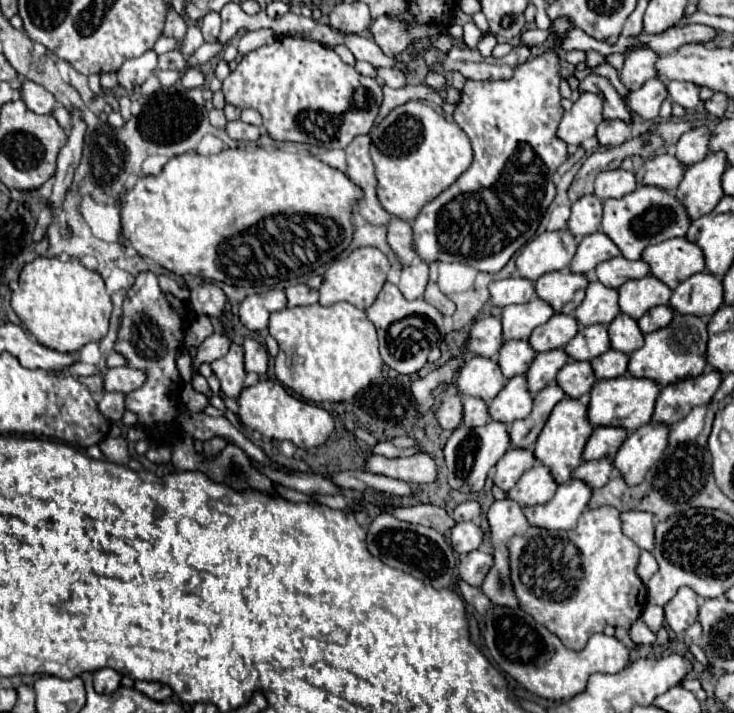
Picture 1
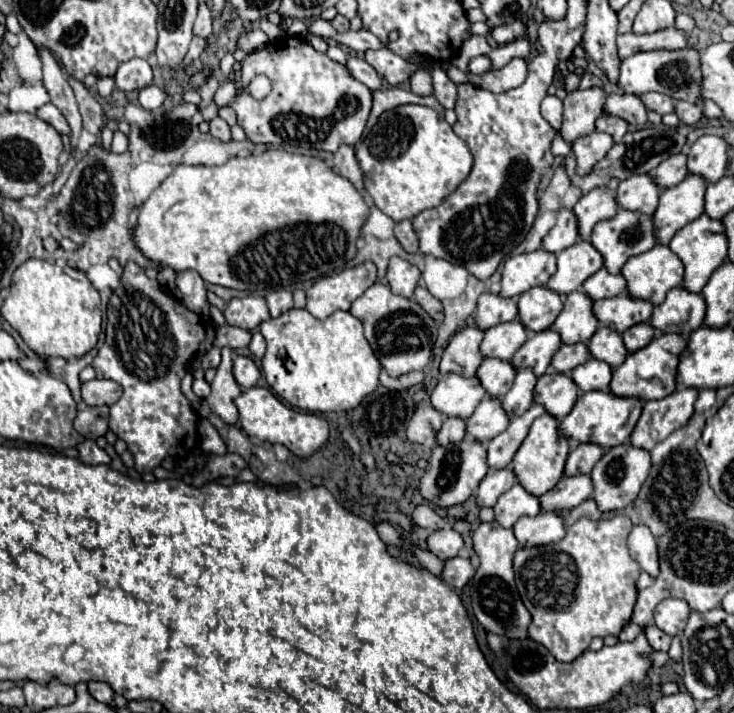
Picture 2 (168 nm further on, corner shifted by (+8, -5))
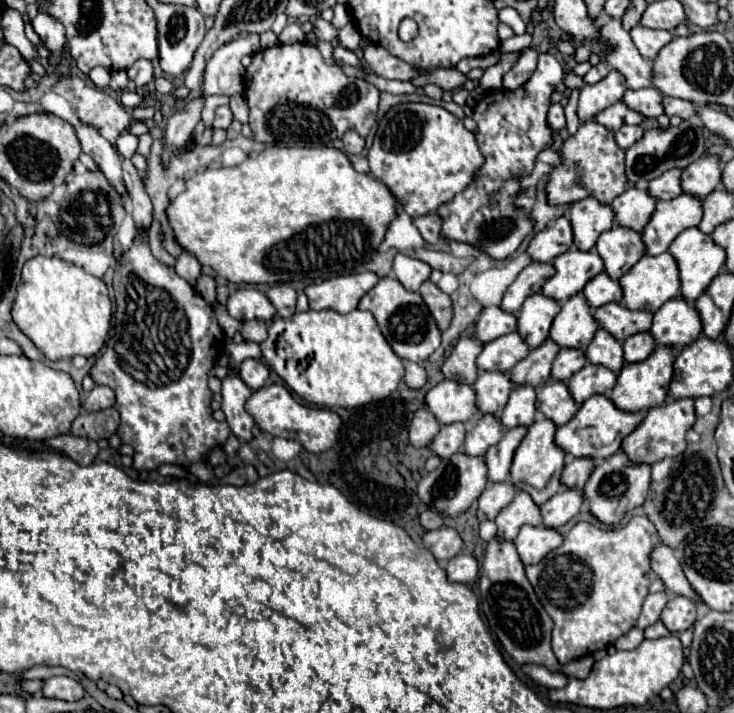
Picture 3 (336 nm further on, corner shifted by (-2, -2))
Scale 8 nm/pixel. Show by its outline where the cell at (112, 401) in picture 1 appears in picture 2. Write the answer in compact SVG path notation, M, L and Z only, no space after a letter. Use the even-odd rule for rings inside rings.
M83 407L77 413L73 427L87 439L97 439L105 435L109 429L109 407Z

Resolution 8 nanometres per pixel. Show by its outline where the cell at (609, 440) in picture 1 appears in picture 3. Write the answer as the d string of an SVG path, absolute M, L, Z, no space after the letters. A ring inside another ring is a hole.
M573 458L567 462L567 466L561 474L561 484L565 488L579 488L581 490L585 486L585 482L589 480L591 472L593 472L593 460Z

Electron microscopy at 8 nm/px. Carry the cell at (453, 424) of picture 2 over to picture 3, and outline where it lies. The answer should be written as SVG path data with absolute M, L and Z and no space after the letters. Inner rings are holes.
M461 422L441 426L439 434L431 442L431 452L437 454L439 458L453 456L463 446L463 440L465 440L465 426Z

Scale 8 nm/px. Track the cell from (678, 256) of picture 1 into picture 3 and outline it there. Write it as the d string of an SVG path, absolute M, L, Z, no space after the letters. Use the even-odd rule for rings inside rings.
M669 252L659 256L643 256L621 280L623 304L627 308L643 308L657 312L667 300L679 294L679 268Z

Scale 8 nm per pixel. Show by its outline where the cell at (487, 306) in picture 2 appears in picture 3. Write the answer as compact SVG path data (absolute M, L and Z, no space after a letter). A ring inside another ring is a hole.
M491 306L481 310L481 318L475 324L475 338L483 344L507 334L507 332L515 332L517 328L517 316L515 314L507 314L503 312L499 306Z

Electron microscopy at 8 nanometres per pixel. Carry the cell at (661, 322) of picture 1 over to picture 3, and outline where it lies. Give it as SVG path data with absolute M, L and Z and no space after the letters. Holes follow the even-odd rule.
M641 332L641 334L629 336L623 342L625 366L627 364L633 364L633 362L643 362L653 350L655 350L655 342L653 342L653 338L651 338L649 332Z

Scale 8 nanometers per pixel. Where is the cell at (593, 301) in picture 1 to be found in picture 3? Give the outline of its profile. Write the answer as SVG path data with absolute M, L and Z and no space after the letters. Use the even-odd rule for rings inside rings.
M581 294L563 302L559 314L551 324L549 338L555 340L561 348L579 348L585 350L597 332L591 306Z

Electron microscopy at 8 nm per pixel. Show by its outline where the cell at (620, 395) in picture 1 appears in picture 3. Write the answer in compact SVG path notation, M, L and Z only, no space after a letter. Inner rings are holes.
M591 396L589 400L585 400L581 404L581 408L577 410L577 414L563 426L557 428L555 434L555 444L557 448L561 448L563 452L575 456L575 458L591 458L591 460L603 460L607 456L613 456L619 448L625 436L629 436L637 426L639 420L643 420L643 412L623 412L619 408L615 408L615 404L605 398L605 396Z

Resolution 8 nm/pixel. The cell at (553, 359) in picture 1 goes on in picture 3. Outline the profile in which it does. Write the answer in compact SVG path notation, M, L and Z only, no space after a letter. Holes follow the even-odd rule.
M519 386L517 390L511 390L507 406L499 416L501 426L503 428L529 426L533 418L535 418L535 390L531 386Z

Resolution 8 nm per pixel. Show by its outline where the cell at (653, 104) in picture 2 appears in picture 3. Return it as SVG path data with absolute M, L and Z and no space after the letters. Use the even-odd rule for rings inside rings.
M641 88L641 90L627 90L623 96L623 102L635 110L641 112L647 118L657 118L663 114L663 96L657 88Z

